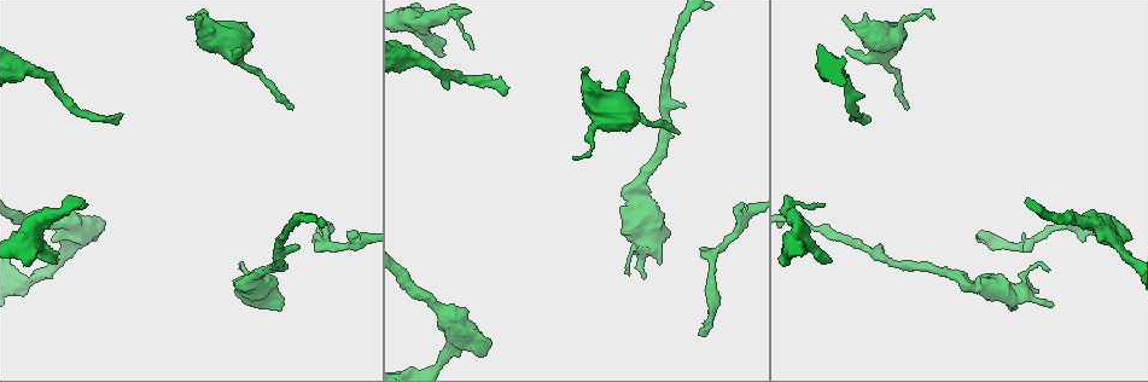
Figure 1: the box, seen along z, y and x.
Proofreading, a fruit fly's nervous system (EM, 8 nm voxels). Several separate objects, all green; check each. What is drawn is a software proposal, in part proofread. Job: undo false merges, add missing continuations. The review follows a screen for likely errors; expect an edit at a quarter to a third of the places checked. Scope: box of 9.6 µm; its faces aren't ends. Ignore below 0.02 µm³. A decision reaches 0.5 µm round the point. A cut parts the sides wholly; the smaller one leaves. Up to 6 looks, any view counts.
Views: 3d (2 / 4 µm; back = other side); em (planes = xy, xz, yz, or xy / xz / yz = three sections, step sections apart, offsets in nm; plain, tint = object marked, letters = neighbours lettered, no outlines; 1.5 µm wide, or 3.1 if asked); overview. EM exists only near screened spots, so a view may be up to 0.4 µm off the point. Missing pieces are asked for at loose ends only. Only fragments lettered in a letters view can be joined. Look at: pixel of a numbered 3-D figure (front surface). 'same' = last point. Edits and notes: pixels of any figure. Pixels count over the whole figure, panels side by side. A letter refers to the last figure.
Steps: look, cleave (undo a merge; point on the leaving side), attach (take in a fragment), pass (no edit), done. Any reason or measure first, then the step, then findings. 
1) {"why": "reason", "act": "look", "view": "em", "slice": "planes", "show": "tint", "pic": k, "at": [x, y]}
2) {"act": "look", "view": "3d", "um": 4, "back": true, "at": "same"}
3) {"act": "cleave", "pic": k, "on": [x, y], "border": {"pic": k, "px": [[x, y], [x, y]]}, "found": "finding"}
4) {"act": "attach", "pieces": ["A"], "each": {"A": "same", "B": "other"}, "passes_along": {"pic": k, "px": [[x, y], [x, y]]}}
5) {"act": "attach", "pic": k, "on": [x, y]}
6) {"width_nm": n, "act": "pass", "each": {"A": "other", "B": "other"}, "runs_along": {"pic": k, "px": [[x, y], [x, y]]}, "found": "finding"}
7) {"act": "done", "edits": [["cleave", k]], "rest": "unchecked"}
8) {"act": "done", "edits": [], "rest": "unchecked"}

{"why": "tapers out", "act": "look", "view": "em", "slice": "planes", "show": "plain", "pic": 1, "at": [574, 160]}

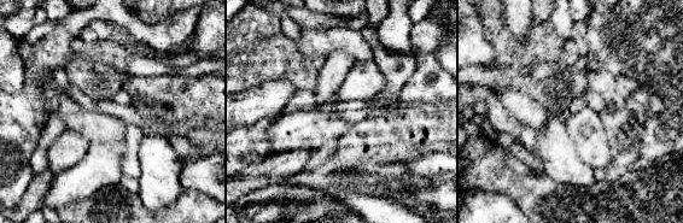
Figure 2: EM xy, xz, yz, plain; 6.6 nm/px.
{"why": "see the neighbours", "act": "look", "view": "em", "slice": "planes", "show": "letters", "at": "same"}

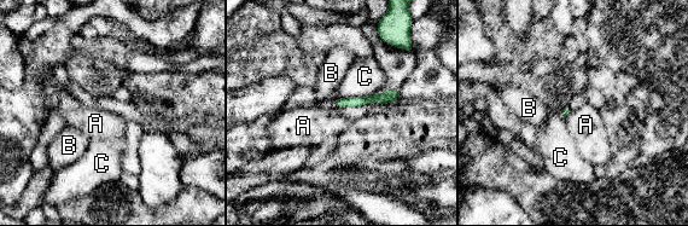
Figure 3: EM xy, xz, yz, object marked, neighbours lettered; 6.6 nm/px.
{"act": "pass", "each": {"A": "other", "B": "other", "C": "other"}, "border": {"pic": 3, "px": [[572, 110], [565, 117]]}, "found": "none of them fits"}

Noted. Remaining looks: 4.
{"why": "thick turns thin", "act": "look", "view": "em", "slice": "planes", "show": "plain", "pic": 1, "at": [21, 70]}

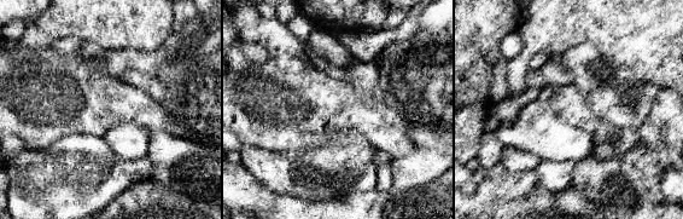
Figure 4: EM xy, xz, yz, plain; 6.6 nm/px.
{"act": "look", "view": "em", "slice": "planes", "show": "letters", "at": "same"}

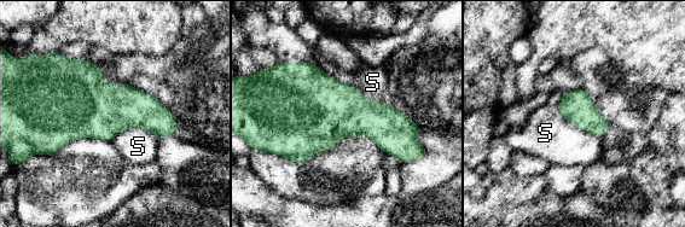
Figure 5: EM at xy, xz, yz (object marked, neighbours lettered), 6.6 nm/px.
{"width_nm": 440, "act": "pass", "each": {"S": "other"}, "border": {"pic": 5, "px": [[158, 138], [127, 128], [111, 141]]}, "found": "continuous, no second neuron"}

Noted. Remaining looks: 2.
{"act": "look", "view": "em", "slice": "planes", "show": "tint", "pic": 1, "at": [588, 69]}

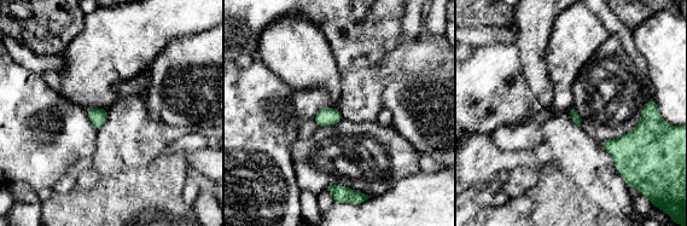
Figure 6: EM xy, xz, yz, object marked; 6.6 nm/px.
{"act": "look", "view": "em", "slice": "planes", "show": "letters", "at": "same"}

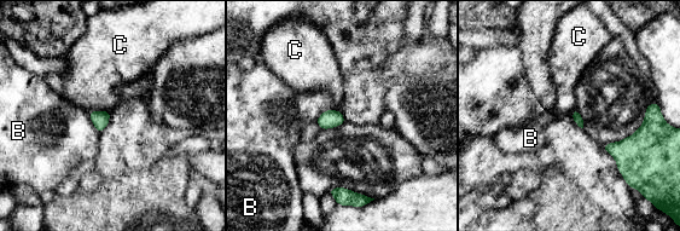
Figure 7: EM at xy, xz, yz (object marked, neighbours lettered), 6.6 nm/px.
{"act": "pass", "each": {"B": "other", "C": "other"}, "border": {"pic": 7, "px": [[110, 111], [88, 113]]}, "found": "none of them fits"}

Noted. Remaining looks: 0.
{"act": "done", "edits": [], "rest": "unchecked"}

